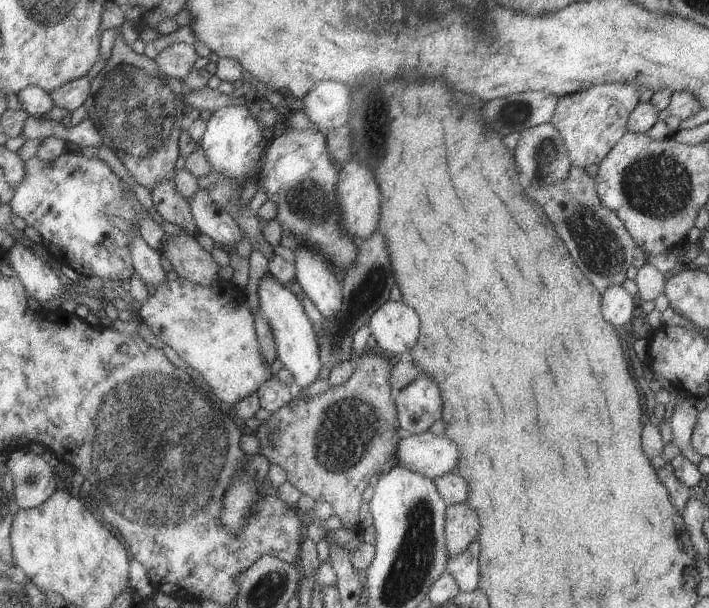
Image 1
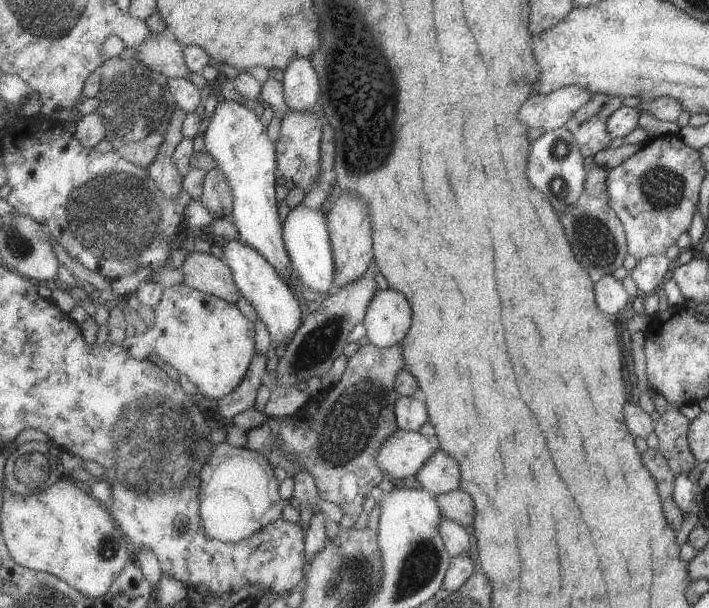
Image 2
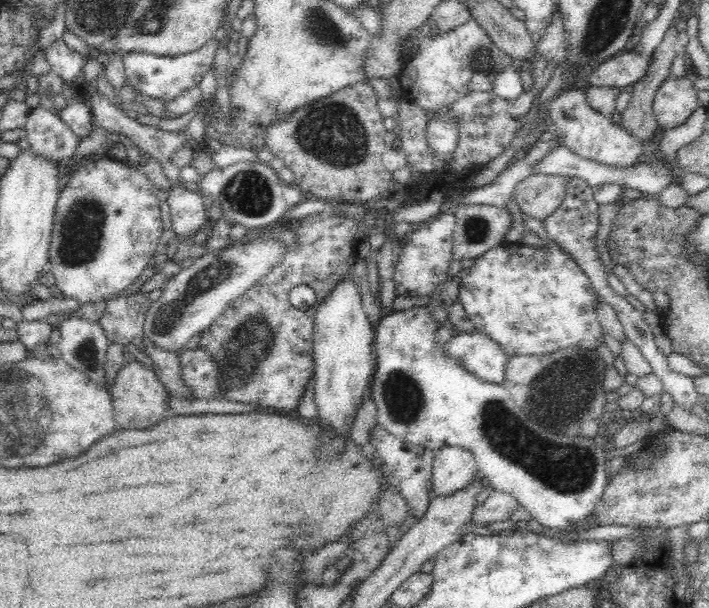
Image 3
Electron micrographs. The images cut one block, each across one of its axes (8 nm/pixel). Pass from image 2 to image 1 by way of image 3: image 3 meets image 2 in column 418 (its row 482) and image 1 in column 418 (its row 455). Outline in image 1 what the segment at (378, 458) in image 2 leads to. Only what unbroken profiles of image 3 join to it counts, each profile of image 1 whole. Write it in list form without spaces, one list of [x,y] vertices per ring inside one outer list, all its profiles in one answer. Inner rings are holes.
[[[426,431],[403,435],[395,456],[398,466],[405,466],[426,478],[434,479],[456,466],[458,448],[446,436]]]

